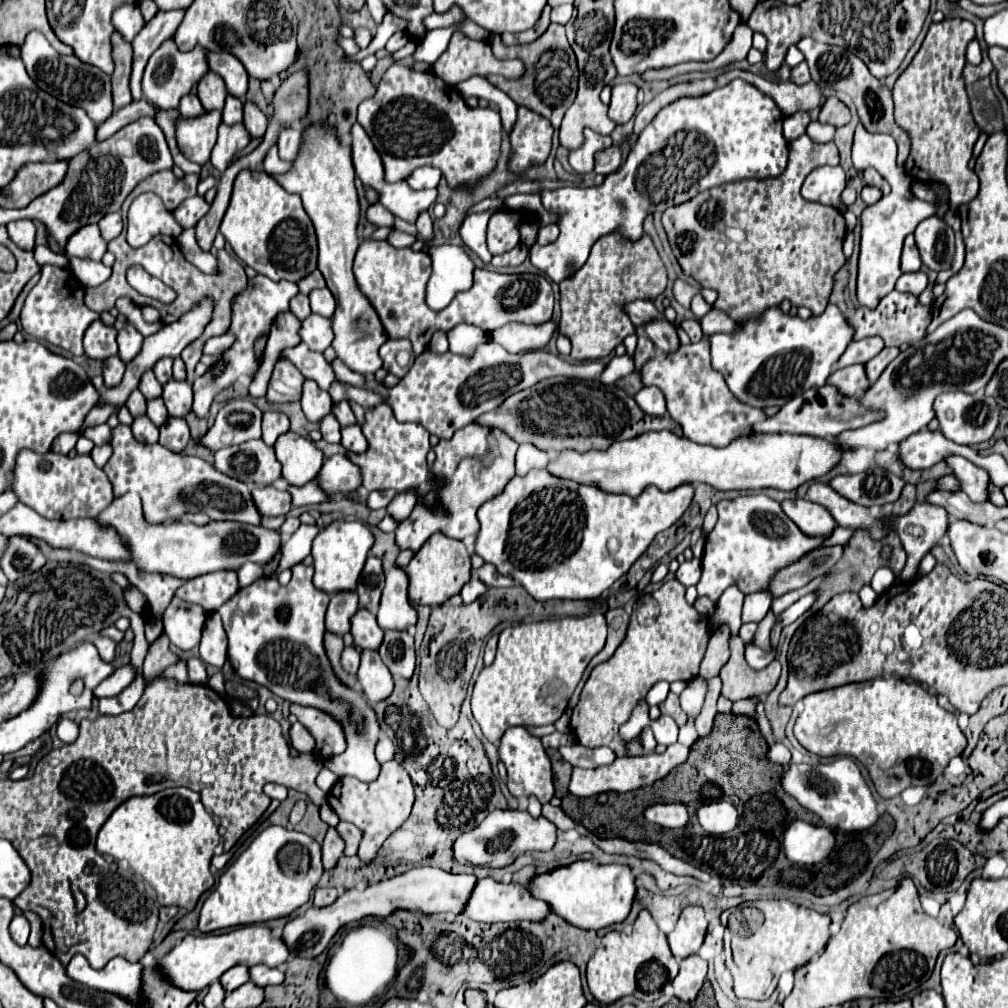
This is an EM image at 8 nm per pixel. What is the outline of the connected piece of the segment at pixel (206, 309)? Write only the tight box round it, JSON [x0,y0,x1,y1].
[97,297,213,407]

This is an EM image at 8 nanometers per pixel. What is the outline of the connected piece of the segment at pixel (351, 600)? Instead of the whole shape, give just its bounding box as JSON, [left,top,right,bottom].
[327,593,357,637]

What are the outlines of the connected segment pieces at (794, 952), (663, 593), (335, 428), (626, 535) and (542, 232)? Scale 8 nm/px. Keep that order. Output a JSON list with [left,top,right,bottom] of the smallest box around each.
[[725,899,831,1001],[571,579,711,757],[319,415,341,443],[475,469,691,599],[537,225,559,245]]

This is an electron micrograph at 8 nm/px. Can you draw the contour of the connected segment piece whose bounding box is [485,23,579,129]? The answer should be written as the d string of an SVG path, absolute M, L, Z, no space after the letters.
M551 23L549 29L535 41L531 43L523 43L523 45L513 45L507 47L503 45L499 35L491 37L491 47L495 51L497 57L517 57L525 63L527 73L521 81L509 81L509 79L491 79L485 77L489 83L495 83L495 87L499 87L501 91L505 91L517 105L525 105L529 109L533 109L535 113L547 117L551 121L551 125L555 129L559 129L561 119L565 115L565 111L573 105L575 101L575 93L577 93L577 79L579 79L579 69L577 69L577 61L575 61L575 53L565 37L565 29L557 23Z

